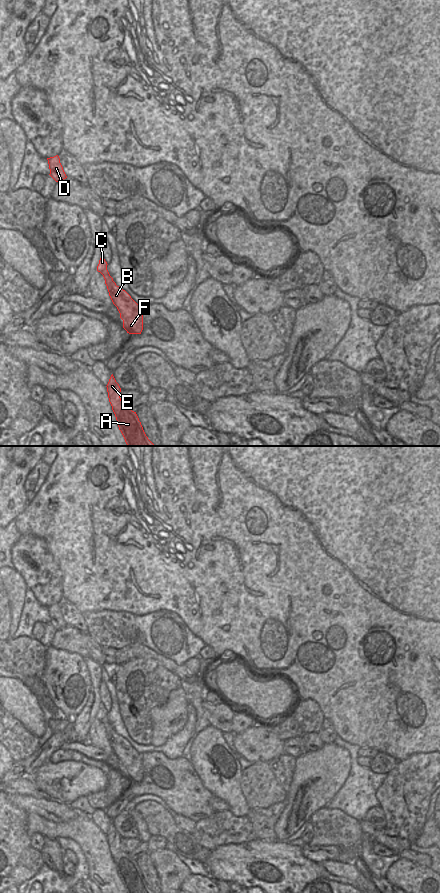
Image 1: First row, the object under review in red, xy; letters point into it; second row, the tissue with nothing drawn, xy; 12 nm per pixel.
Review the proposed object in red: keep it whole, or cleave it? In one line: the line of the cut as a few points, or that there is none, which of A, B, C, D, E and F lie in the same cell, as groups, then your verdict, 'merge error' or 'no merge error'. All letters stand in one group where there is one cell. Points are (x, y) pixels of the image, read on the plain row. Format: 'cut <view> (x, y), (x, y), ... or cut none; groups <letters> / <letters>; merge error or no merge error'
cut xy (112, 728), (109, 741); groups A C D E / B F; merge error

